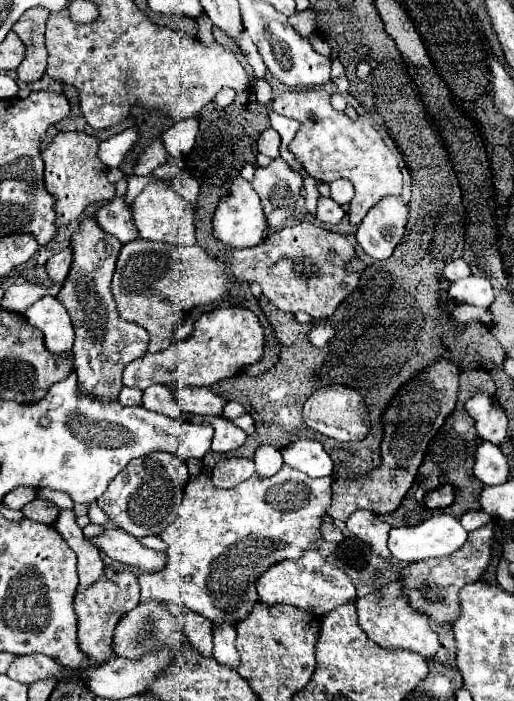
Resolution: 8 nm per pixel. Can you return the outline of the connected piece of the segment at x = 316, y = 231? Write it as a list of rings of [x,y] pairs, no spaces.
[[[296,224],[290,228],[282,228],[262,240],[262,244],[244,250],[228,250],[218,256],[210,254],[202,246],[174,246],[166,242],[150,242],[136,238],[132,242],[122,244],[114,278],[112,278],[112,294],[116,300],[118,314],[126,322],[136,322],[150,334],[148,352],[160,352],[174,342],[174,334],[178,324],[196,308],[196,306],[212,306],[220,302],[236,284],[260,284],[262,294],[284,312],[308,312],[314,318],[328,318],[334,314],[338,304],[358,286],[360,274],[346,272],[344,264],[354,256],[354,246],[332,230],[324,230],[316,224]]]

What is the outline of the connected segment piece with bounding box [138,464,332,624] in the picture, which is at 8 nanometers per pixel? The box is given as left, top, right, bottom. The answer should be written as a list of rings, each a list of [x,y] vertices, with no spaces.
[[[282,466],[278,474],[270,478],[252,476],[246,482],[222,490],[212,484],[206,474],[194,476],[186,488],[180,502],[178,518],[160,534],[168,544],[168,566],[160,574],[140,574],[138,582],[142,588],[140,602],[176,602],[184,604],[192,612],[214,622],[234,622],[246,618],[254,604],[258,602],[256,580],[270,566],[282,560],[298,560],[306,550],[318,550],[322,546],[320,528],[324,524],[326,510],[332,506],[332,478],[310,478],[290,466]]]

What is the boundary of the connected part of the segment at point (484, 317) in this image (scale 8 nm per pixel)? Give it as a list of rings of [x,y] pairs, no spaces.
[[[460,304],[452,310],[452,318],[458,326],[464,326],[468,322],[482,322],[482,324],[490,324],[490,310],[482,310],[478,306],[468,306],[468,304]]]

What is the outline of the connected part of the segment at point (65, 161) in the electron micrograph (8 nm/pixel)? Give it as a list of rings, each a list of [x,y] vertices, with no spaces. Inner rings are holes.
[[[58,132],[52,144],[42,150],[44,160],[44,186],[54,198],[54,224],[66,226],[72,220],[78,220],[80,214],[92,204],[108,204],[116,186],[108,180],[108,166],[96,156],[100,146],[100,138],[84,134],[84,132]]]

